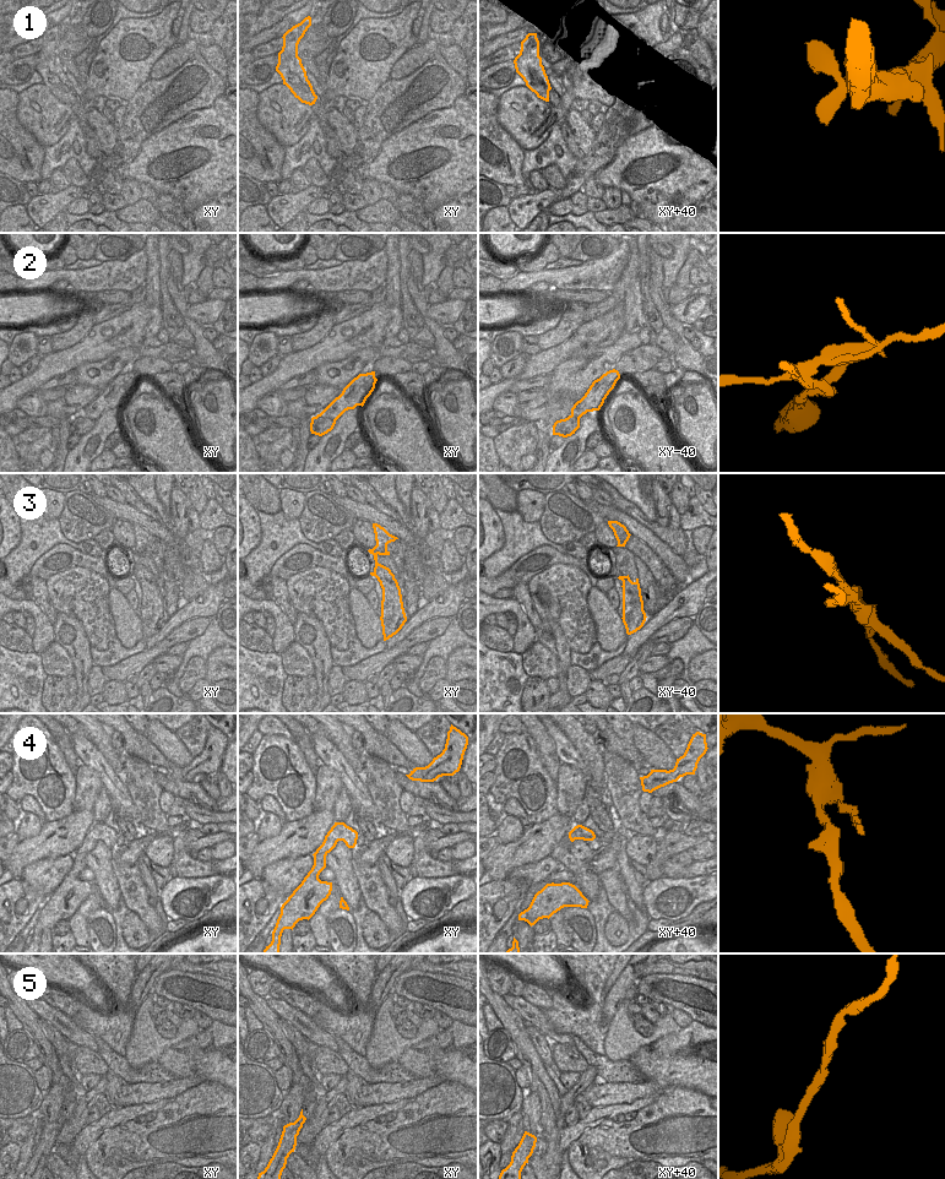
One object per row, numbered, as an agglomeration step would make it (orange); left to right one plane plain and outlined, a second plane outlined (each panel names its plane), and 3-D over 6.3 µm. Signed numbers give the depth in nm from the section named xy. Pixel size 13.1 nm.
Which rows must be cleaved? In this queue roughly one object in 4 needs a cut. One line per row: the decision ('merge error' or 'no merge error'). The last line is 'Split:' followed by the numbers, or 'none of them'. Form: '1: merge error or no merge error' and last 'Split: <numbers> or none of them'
1: no merge error
2: merge error
3: merge error
4: no merge error
5: no merge error
Split: 2, 3

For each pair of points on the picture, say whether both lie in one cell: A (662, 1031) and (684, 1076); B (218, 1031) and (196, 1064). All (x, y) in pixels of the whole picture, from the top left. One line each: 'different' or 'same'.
A: different
B: same

